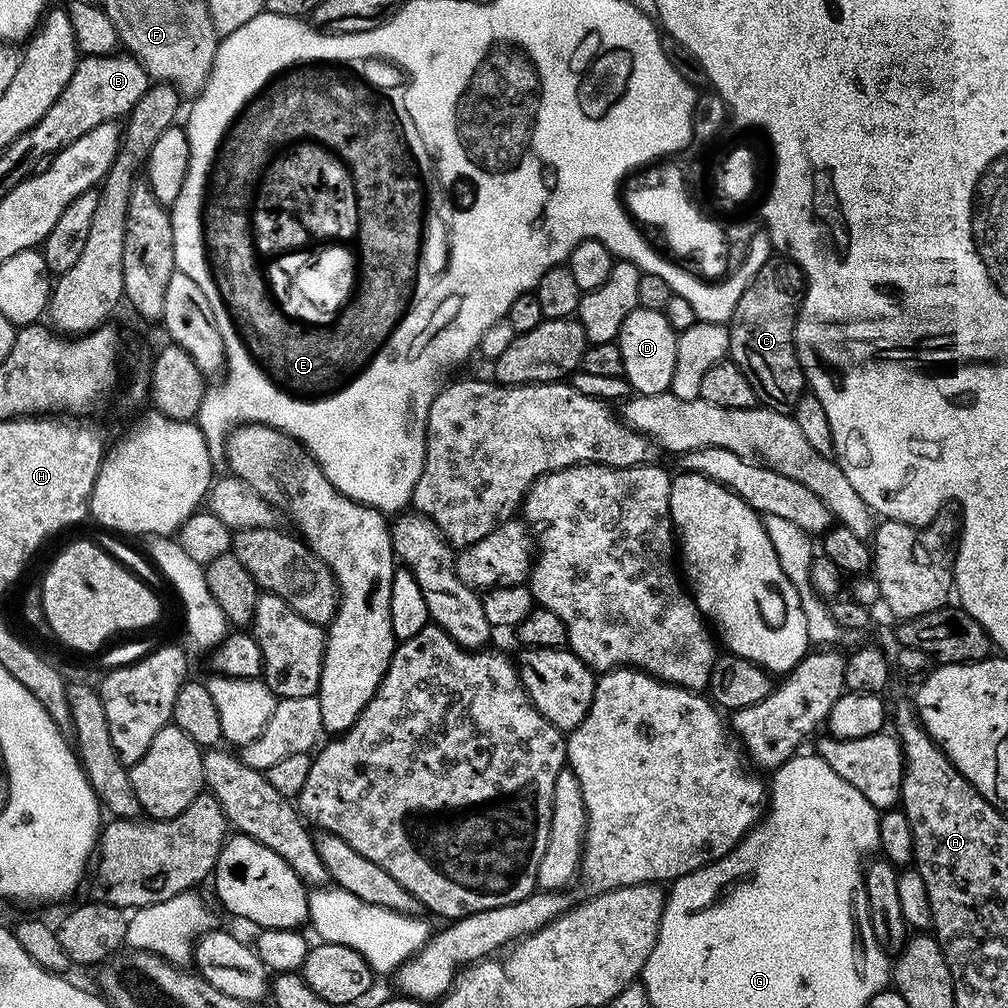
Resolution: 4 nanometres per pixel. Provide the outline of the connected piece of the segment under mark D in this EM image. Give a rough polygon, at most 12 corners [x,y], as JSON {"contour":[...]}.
{"contour":[[635,308],[618,343],[633,393],[671,389],[677,335],[663,312]]}

